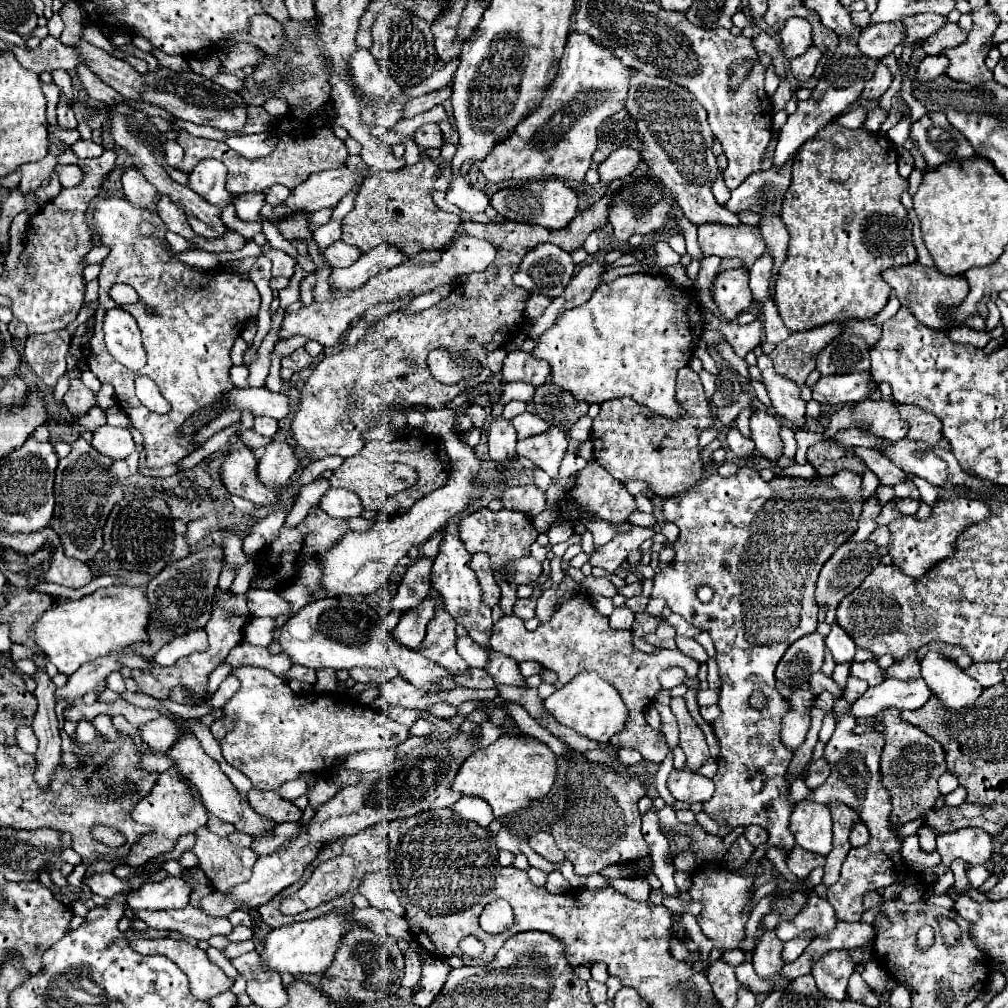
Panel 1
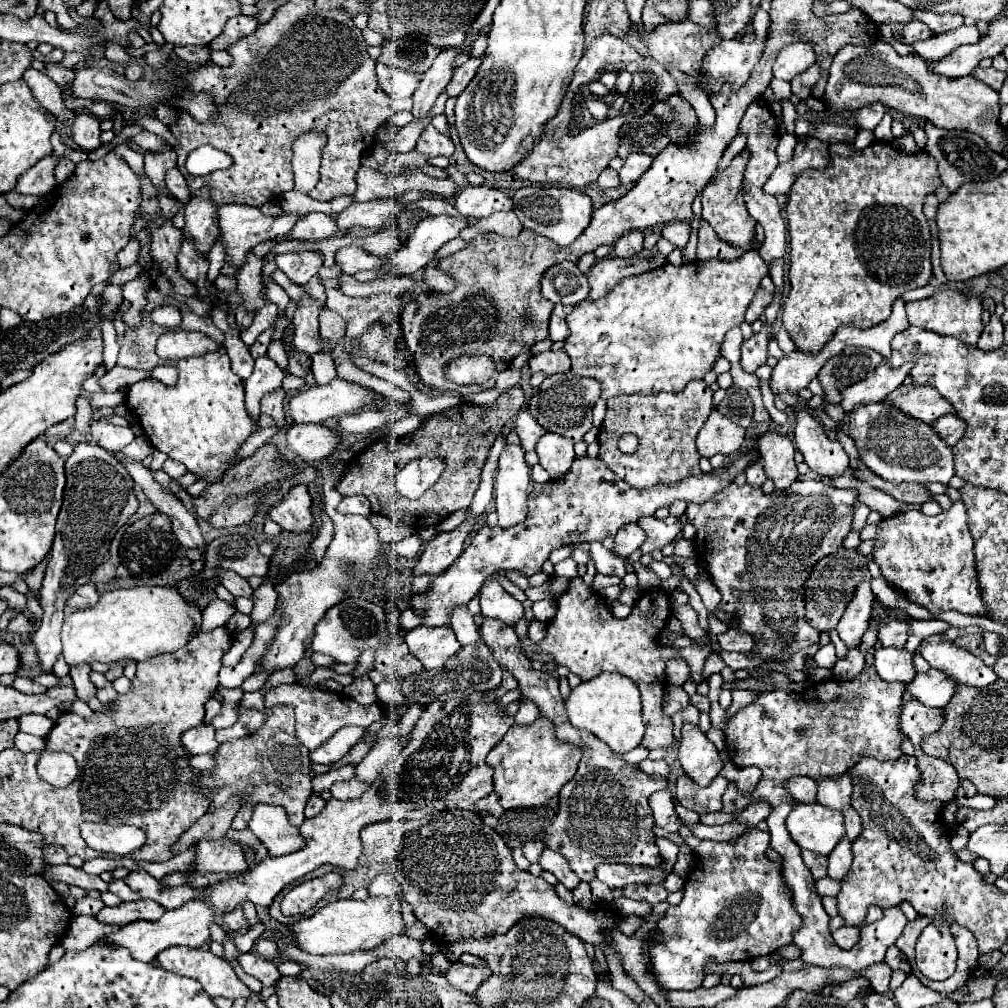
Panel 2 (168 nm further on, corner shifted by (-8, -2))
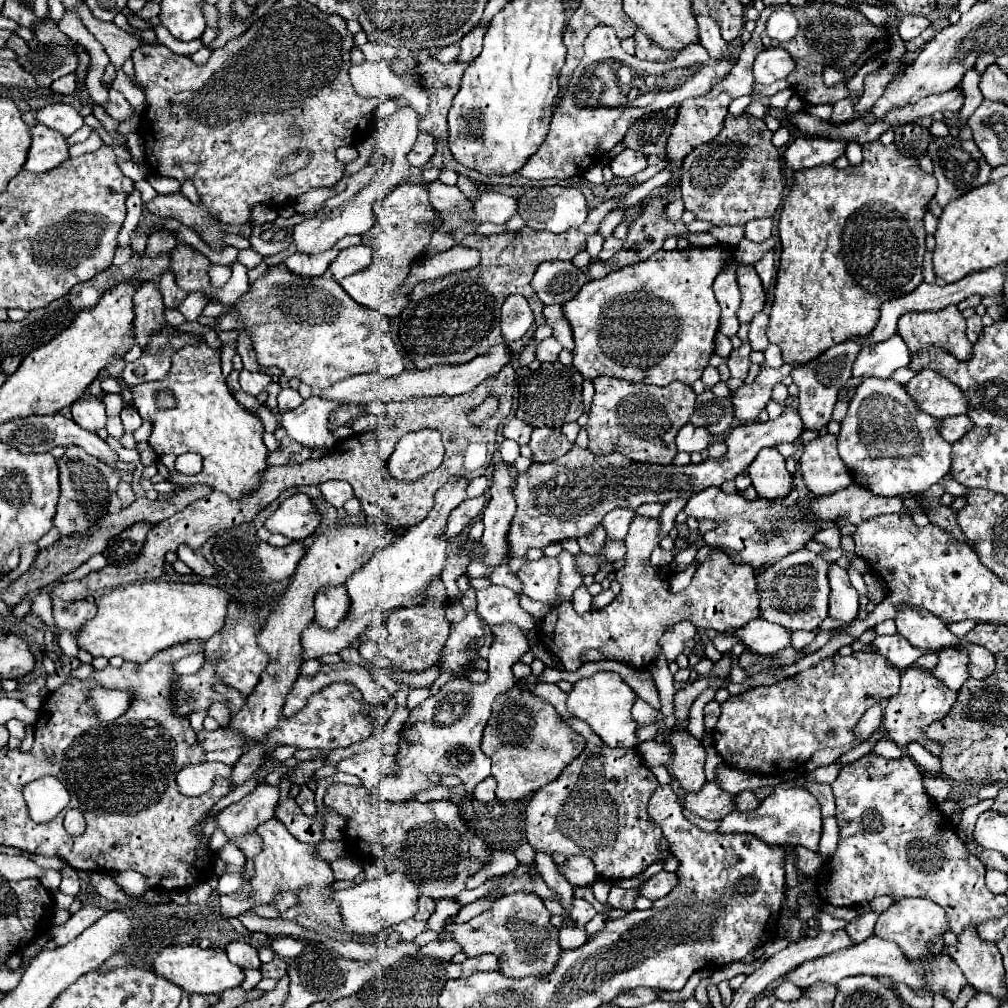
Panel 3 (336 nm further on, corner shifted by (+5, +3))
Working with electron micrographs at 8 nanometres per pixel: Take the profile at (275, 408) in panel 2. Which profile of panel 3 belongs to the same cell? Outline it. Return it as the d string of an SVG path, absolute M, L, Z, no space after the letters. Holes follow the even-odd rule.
M243 369L239 373L239 383L241 383L243 391L247 391L251 395L259 395L271 383L271 377L263 375L259 371L247 371L247 369Z

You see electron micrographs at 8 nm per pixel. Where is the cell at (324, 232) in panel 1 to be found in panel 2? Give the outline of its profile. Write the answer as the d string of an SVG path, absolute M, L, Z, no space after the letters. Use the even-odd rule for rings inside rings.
M360 168L356 174L357 189L354 194L356 202L368 202L377 198L386 198L390 194L386 179L380 172L368 170L368 168Z

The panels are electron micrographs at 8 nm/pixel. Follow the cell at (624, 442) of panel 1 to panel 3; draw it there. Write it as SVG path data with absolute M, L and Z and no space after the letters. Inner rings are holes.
M601 375L593 381L595 397L589 411L589 449L593 453L605 455L609 451L619 451L639 463L659 463L669 465L677 455L675 435L689 423L695 407L695 391L683 383L669 383L667 387L657 387L649 383L631 383L625 379L615 379Z

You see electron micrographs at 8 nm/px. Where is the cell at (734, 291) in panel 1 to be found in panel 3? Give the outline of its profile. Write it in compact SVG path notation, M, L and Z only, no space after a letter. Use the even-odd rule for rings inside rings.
M737 263L737 285L741 291L741 307L737 311L739 323L751 323L751 319L765 307L765 291L753 265Z

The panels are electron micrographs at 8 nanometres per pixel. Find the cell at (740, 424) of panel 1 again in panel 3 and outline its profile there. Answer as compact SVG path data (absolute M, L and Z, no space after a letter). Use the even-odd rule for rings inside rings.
M719 333L719 335L717 335L717 339L715 339L715 353L717 353L719 357L723 357L723 359L725 359L725 357L731 353L731 349L733 349L733 347L731 347L729 337L725 337L725 335L721 335L721 333Z

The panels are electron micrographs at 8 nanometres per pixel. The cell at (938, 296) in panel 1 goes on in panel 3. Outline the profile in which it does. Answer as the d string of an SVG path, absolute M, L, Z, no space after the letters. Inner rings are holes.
M955 305L953 307L945 307L941 311L933 311L933 313L905 313L899 319L897 333L907 343L911 355L917 355L917 353L925 351L927 347L941 347L943 351L951 353L959 361L967 361L971 357L973 345L969 343L969 339L965 335L965 319L963 319L961 311Z

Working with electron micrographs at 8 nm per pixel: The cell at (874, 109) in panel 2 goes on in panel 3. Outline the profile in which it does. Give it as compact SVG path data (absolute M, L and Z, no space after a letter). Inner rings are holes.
M843 99L843 101L837 101L833 105L833 111L831 111L831 119L829 123L833 125L841 125L841 123L847 123L853 115L853 101L851 99Z

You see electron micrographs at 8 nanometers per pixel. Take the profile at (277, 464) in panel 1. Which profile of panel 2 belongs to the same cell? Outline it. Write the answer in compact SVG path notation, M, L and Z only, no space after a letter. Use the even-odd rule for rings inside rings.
M294 424L286 434L288 450L304 462L326 458L338 442L340 438L320 424Z

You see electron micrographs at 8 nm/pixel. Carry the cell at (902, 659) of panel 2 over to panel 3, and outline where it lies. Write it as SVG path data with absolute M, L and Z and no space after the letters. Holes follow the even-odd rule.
M895 633L895 635L885 635L885 637L877 637L871 645L877 647L877 653L885 655L885 659L889 659L889 663L893 663L893 667L897 667L899 671L905 671L907 667L911 667L921 655L929 653L925 649L913 647L903 635Z

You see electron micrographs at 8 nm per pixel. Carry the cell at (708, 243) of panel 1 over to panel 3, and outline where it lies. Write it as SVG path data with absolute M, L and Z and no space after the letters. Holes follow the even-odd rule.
M749 113L741 115L727 115L721 133L711 139L709 143L703 143L695 147L681 163L679 173L679 189L683 193L683 201L687 211L695 213L697 219L709 221L713 225L745 225L751 219L759 217L773 217L777 209L783 203L783 191L787 187L787 179L781 173L783 167L783 155L779 149L771 143L771 131L765 127L765 123Z

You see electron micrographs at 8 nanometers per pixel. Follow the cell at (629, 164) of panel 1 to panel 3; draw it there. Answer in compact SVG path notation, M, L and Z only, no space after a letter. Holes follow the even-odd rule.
M625 149L617 157L613 157L609 165L611 165L615 177L625 177L627 179L627 177L631 177L631 175L635 175L635 173L639 173L647 167L647 157L639 151Z

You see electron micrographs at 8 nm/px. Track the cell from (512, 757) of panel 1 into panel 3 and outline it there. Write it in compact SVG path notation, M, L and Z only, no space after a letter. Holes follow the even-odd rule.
M517 685L501 693L483 731L483 753L491 757L491 775L497 779L495 795L501 801L515 801L555 781L561 771L585 749L585 739L575 733L553 705Z

